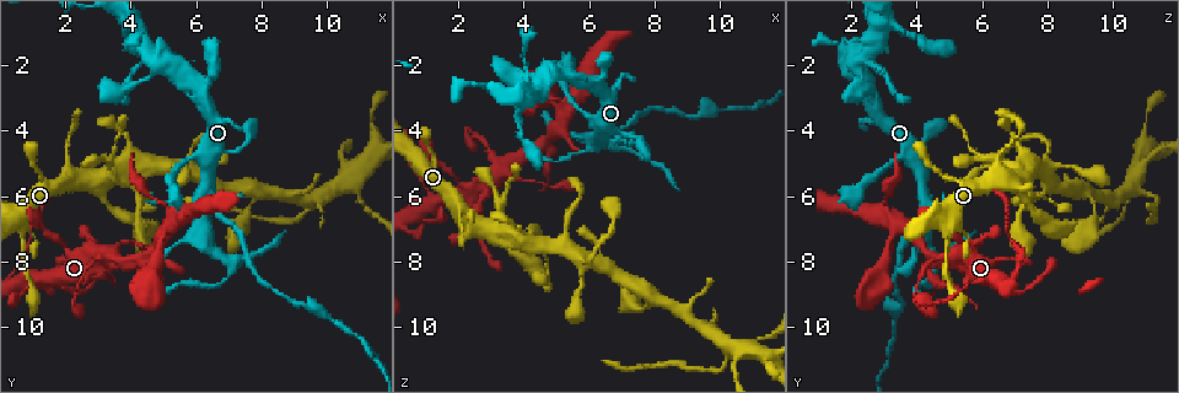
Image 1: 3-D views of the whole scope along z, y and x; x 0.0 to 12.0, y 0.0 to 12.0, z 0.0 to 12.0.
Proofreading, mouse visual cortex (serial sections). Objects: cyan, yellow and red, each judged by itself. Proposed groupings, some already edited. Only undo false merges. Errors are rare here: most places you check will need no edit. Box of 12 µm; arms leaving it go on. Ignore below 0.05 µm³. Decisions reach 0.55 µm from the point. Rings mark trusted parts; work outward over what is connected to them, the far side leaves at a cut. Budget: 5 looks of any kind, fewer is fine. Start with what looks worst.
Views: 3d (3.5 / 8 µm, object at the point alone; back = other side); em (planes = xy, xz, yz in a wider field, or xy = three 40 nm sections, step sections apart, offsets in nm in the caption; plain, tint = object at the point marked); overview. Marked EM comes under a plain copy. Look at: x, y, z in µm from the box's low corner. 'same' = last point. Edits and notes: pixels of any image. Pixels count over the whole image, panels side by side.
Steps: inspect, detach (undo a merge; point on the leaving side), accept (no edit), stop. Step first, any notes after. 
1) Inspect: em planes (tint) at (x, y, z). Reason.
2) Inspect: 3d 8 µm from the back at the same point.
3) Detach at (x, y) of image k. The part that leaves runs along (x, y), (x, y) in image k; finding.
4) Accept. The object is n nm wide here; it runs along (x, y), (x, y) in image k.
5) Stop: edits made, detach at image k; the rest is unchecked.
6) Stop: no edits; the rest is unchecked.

Inspect: 3d 3.5 µm at (6.3, 5.9, 4.2).

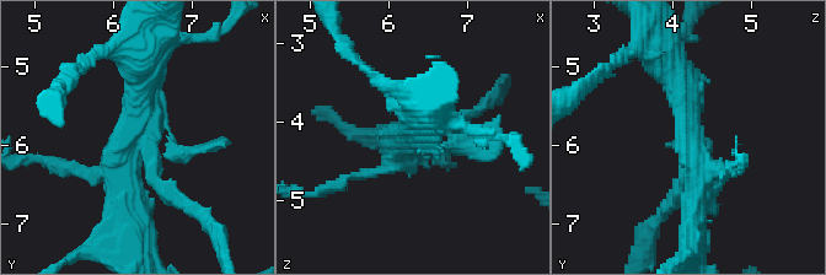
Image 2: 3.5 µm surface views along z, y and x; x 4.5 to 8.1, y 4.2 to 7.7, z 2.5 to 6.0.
Inspect: em planes (tint) at (6.30, 5.90, 4.20). Now the EM.

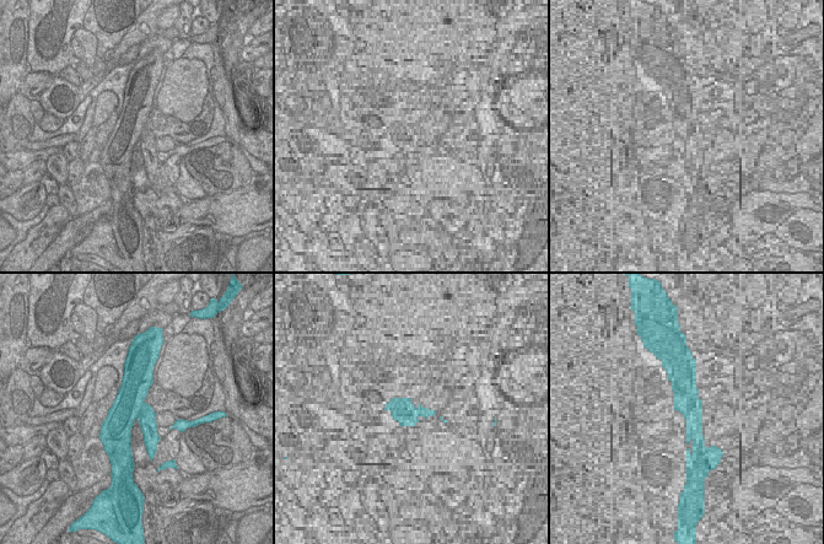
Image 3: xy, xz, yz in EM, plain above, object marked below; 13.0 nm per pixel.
Detach at (462, 147) of image 2. The object is 420 nm wide here; the part that leaves runs along (145, 143), (154, 181), (214, 226) in image 2; two cells meet here.

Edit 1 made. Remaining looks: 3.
Inspect: overview.

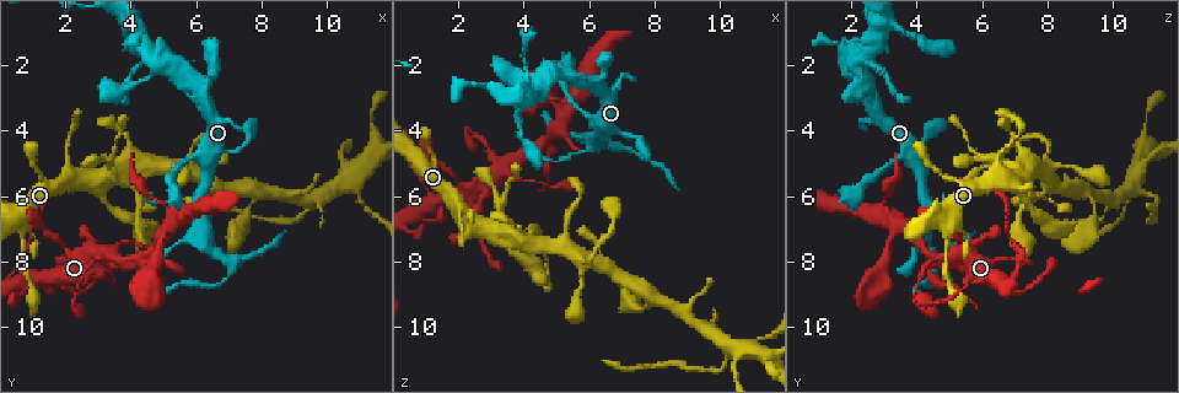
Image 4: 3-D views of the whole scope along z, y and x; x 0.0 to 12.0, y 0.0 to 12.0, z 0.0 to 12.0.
Inspect: 3d 3.5 µm at (1.3, 8.6, 6.2). Thin arm on a thick one.

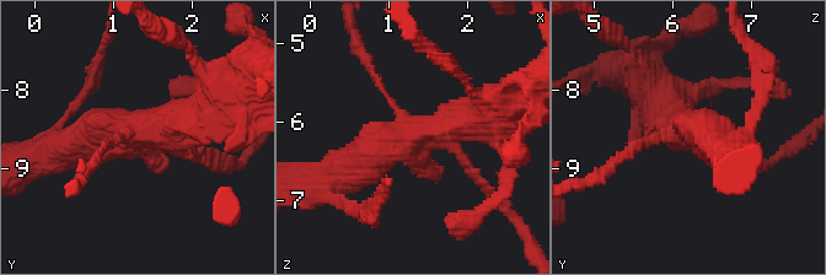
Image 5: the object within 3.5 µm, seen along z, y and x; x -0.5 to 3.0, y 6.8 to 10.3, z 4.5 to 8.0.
Inspect: em xy step 2 (tint) at (1.30, 8.50, 6.15). Now the EM.

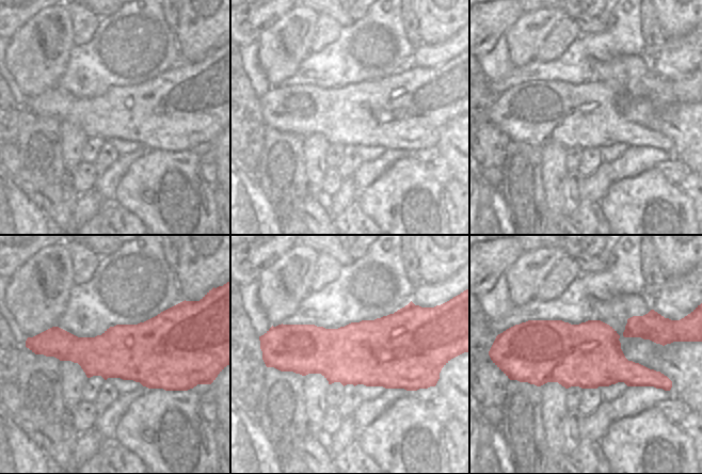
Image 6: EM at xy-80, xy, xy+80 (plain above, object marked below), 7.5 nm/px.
Accept. All the same cell.

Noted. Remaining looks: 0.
Stop: edits made, detach at image 2; the rest is unchecked.

